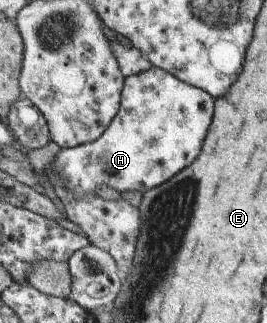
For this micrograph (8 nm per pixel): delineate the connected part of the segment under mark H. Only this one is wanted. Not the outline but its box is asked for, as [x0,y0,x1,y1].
[50,67,215,197]

